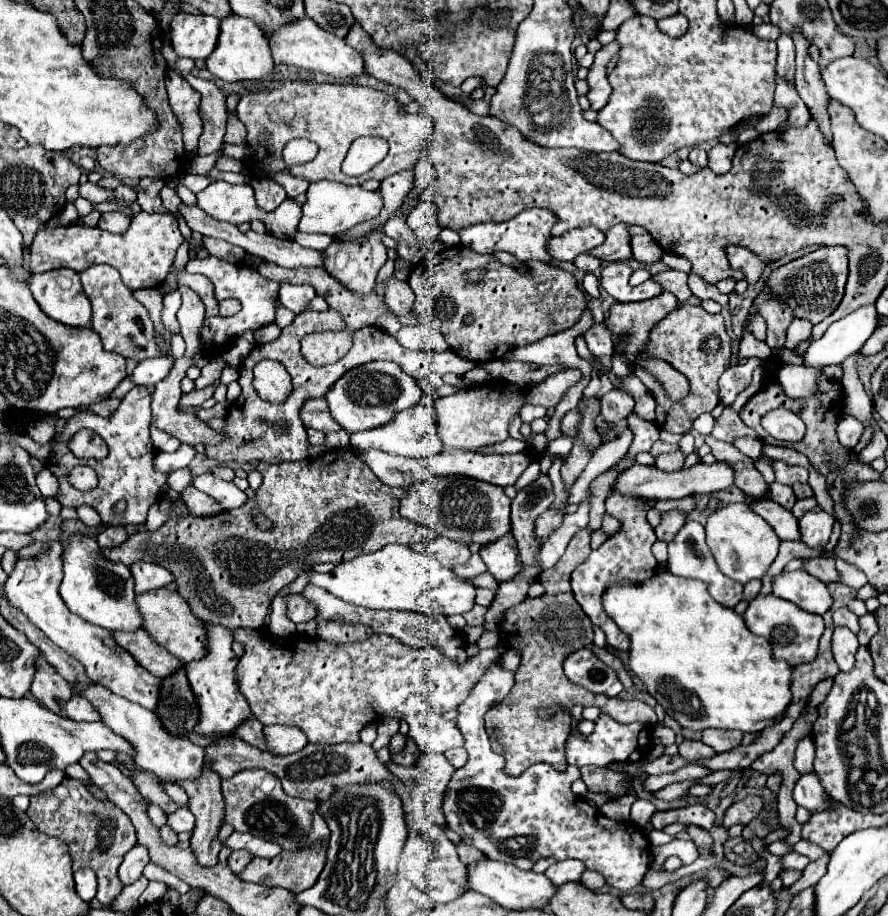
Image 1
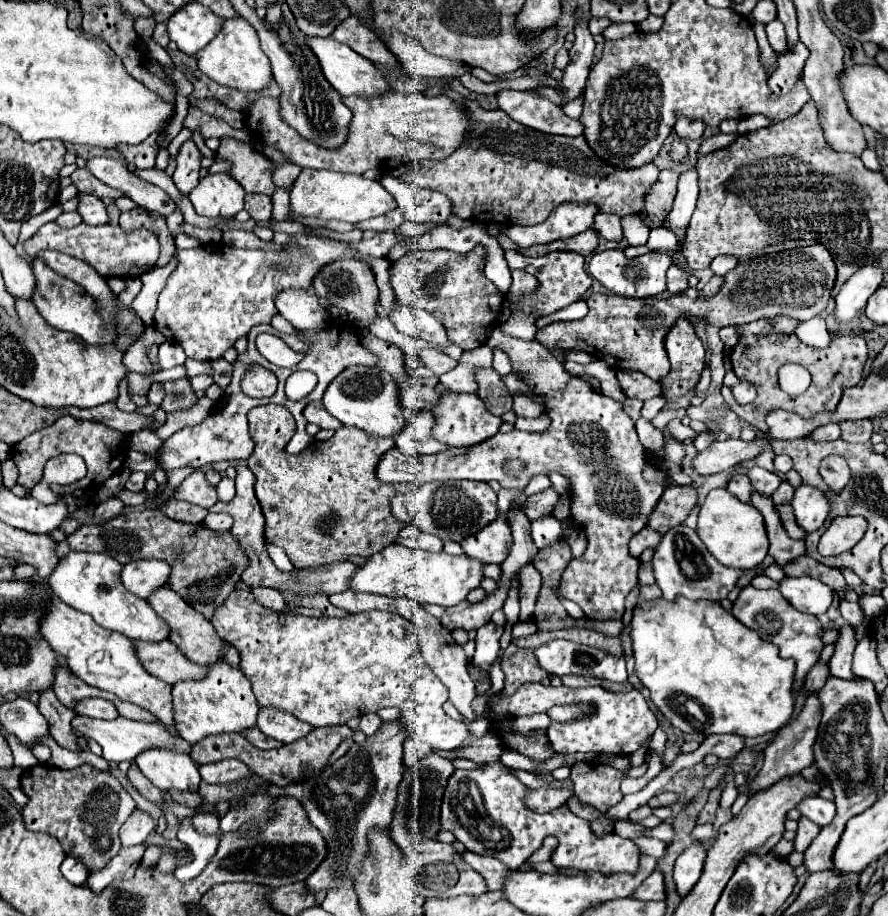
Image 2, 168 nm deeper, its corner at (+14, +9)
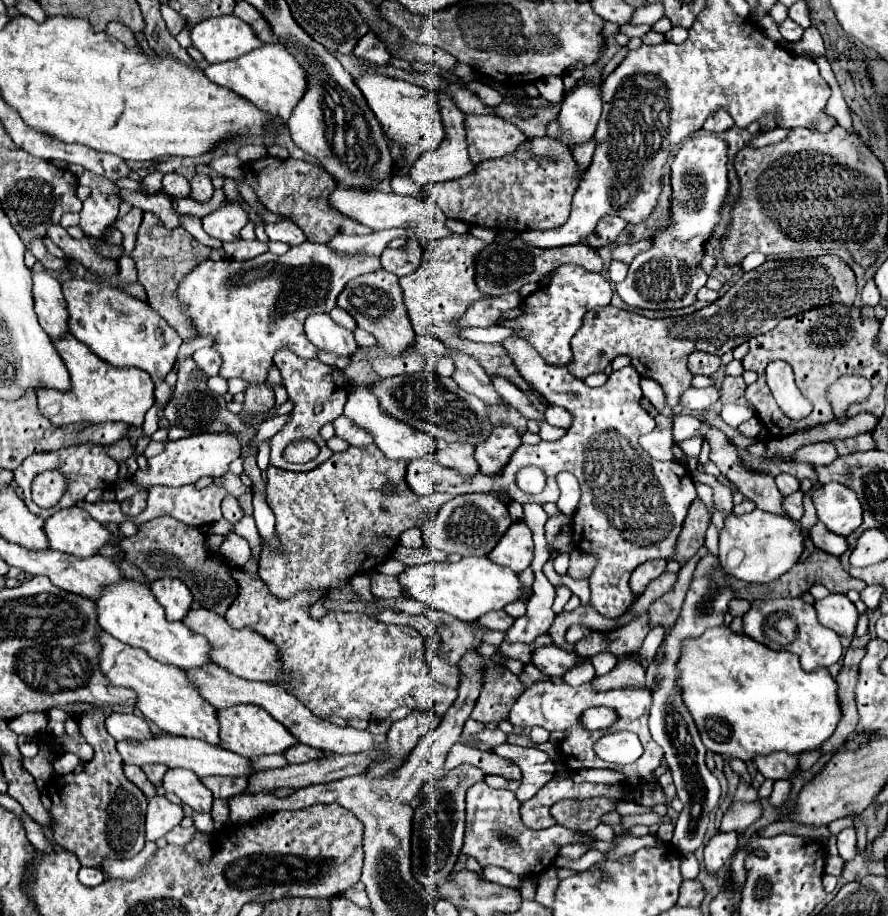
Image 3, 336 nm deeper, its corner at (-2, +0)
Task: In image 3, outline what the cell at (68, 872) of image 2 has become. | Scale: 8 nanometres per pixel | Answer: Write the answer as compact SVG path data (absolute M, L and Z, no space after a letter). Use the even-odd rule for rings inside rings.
M80 868L78 878L84 886L98 886L104 882L104 872L100 868Z

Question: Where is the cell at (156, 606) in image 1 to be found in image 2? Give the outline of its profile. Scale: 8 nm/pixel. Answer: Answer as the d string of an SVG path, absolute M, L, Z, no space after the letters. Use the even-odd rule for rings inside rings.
M160 587L156 589L148 599L148 605L154 607L156 615L160 615L168 629L170 629L170 635L168 639L182 651L182 655L186 655L192 663L198 663L198 665L210 665L218 659L222 659L222 647L224 647L224 641L216 635L212 623L208 619L204 619L204 615L200 615L198 611L194 611L188 603L184 603L184 599L174 593L170 587Z

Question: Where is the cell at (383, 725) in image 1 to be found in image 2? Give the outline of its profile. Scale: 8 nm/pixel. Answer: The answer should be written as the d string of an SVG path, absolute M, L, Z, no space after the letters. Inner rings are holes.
M366 713L364 717L360 717L360 731L362 731L366 737L374 735L374 733L380 729L380 725L382 725L382 719L380 719L376 713Z

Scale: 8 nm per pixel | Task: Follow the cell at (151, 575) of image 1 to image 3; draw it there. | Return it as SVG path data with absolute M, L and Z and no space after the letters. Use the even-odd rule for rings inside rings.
M160 578L150 584L150 590L166 610L168 620L184 620L192 608L192 594L182 580Z

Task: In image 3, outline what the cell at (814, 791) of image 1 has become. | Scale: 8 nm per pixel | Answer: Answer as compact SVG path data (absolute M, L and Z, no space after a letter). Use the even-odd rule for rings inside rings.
M846 828L838 834L838 850L840 850L840 856L846 860L846 862L852 862L858 854L858 846L856 846L856 832L854 828Z

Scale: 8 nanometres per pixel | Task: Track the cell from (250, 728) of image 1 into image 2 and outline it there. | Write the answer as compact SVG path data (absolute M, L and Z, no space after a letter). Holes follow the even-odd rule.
M252 727L252 729L244 729L244 733L242 733L254 747L258 747L258 749L274 749L274 747L280 747L280 743L276 743L274 739L268 739L260 729L256 729L256 727Z

